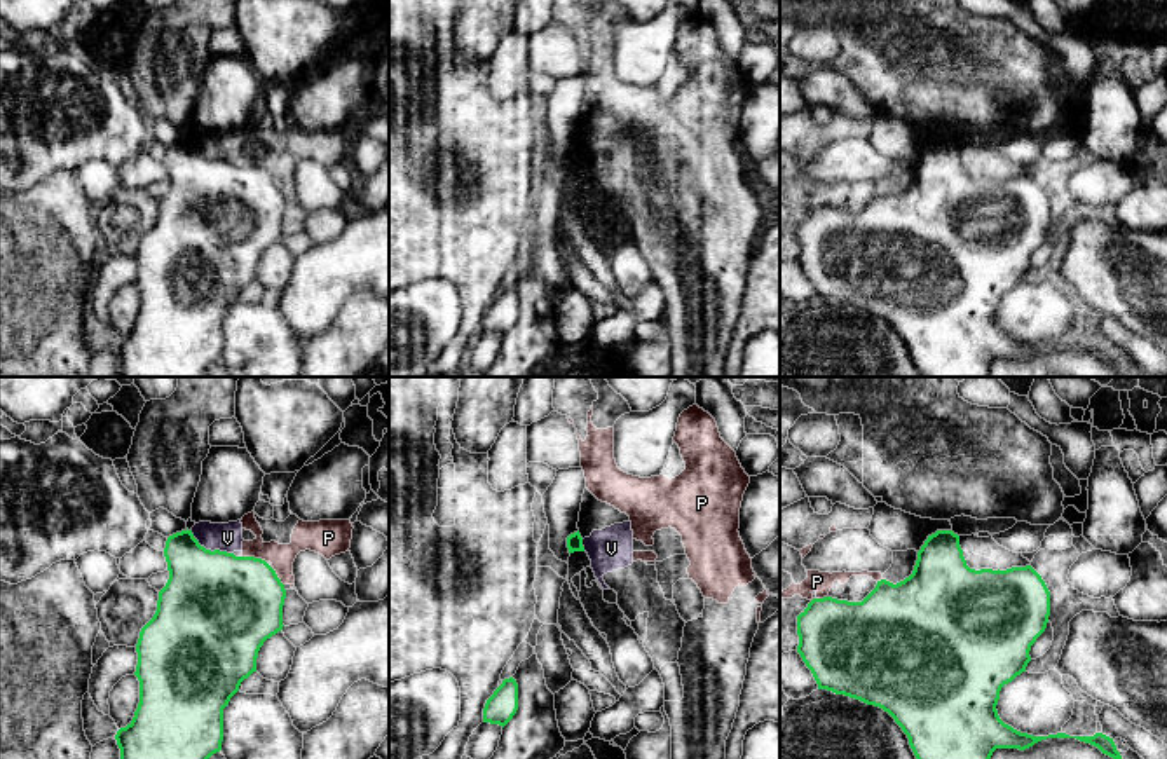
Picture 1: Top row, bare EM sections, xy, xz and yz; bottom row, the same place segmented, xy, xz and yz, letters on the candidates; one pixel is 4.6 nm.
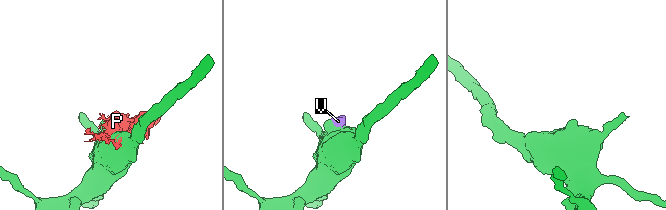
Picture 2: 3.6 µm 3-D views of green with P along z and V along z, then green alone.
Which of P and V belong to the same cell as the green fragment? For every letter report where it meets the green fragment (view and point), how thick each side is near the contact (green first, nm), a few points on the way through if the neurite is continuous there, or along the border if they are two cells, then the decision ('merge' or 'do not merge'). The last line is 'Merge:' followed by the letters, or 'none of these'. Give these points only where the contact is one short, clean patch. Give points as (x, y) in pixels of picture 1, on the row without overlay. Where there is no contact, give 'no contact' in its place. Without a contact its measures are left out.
P: contact xy (253, 166); calibres 460 and 120 nm; do not merge
V: contact xy (210, 159); calibres 480 and 130 nm; border xy (191, 140), (206, 157), (232, 163); do not merge
Merge: none of these

